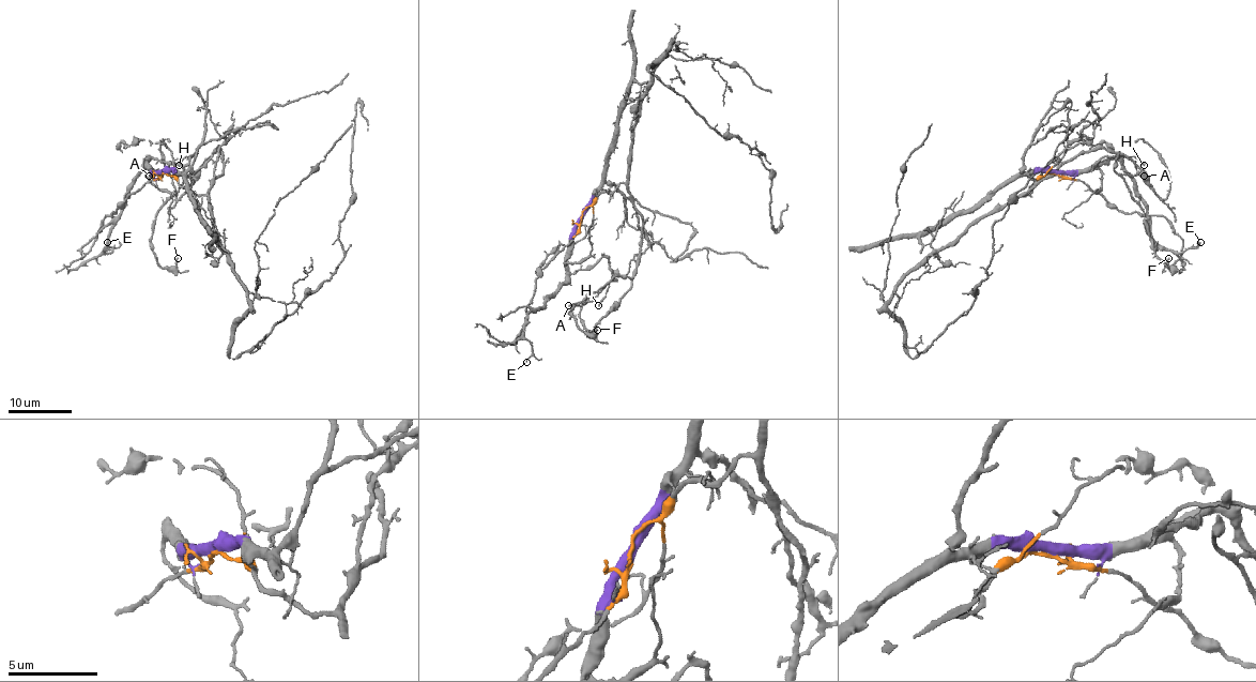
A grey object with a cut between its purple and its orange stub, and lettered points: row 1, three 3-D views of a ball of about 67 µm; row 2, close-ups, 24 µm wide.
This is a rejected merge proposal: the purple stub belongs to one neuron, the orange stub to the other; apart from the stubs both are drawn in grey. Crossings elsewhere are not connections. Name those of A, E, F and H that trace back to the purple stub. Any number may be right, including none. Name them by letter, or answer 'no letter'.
E, H

